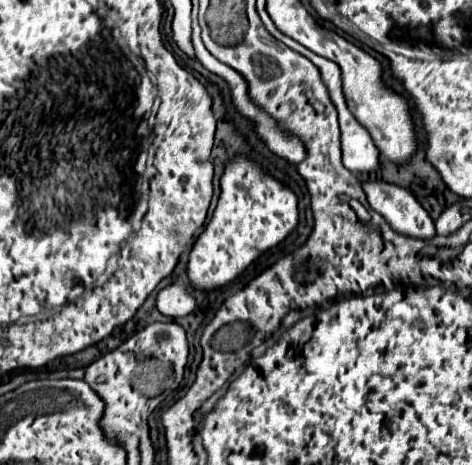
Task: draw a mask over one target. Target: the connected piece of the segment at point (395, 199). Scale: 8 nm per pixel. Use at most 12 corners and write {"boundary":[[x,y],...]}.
{"boundary":[[363,183],[371,209],[393,231],[423,241],[437,235],[433,219],[409,189]]}

